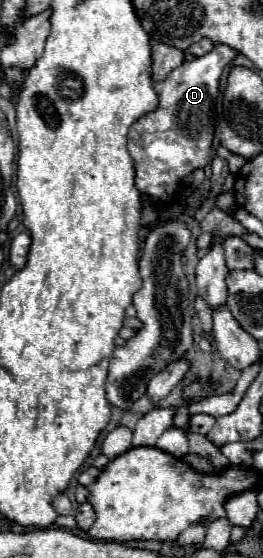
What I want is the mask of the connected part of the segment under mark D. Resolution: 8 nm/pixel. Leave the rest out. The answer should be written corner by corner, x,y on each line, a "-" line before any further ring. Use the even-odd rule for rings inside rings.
215,45
207,55
195,57
191,61
183,61
177,69
173,69
163,81
153,81
153,89
159,97
159,105
155,111
145,113
129,127
127,149
135,165
135,187
143,197
149,197
155,203
169,203
181,191
183,179
191,175
195,169
203,169
211,163
211,145
213,145
213,119
211,113
215,109
215,99
219,91
219,79
223,67
231,63
237,53
227,45

